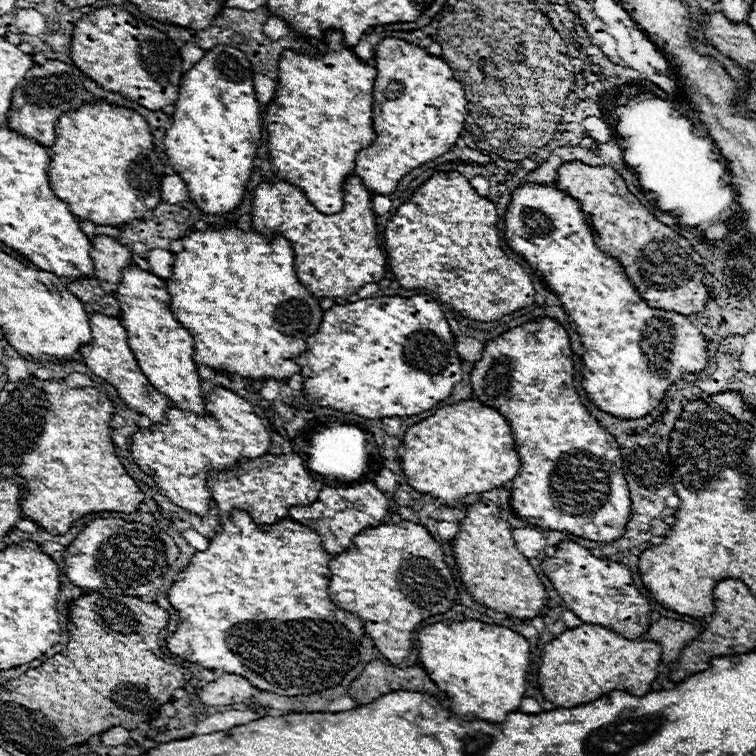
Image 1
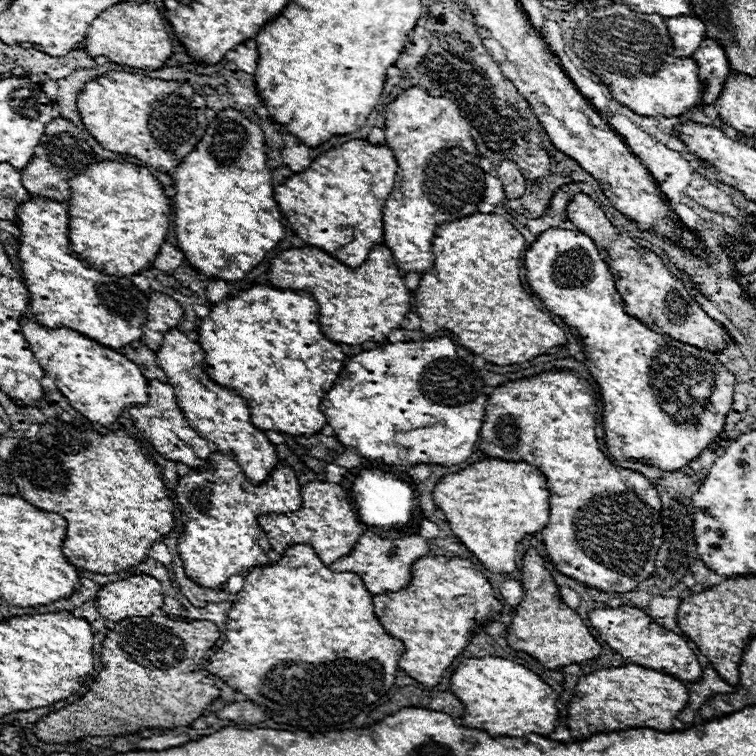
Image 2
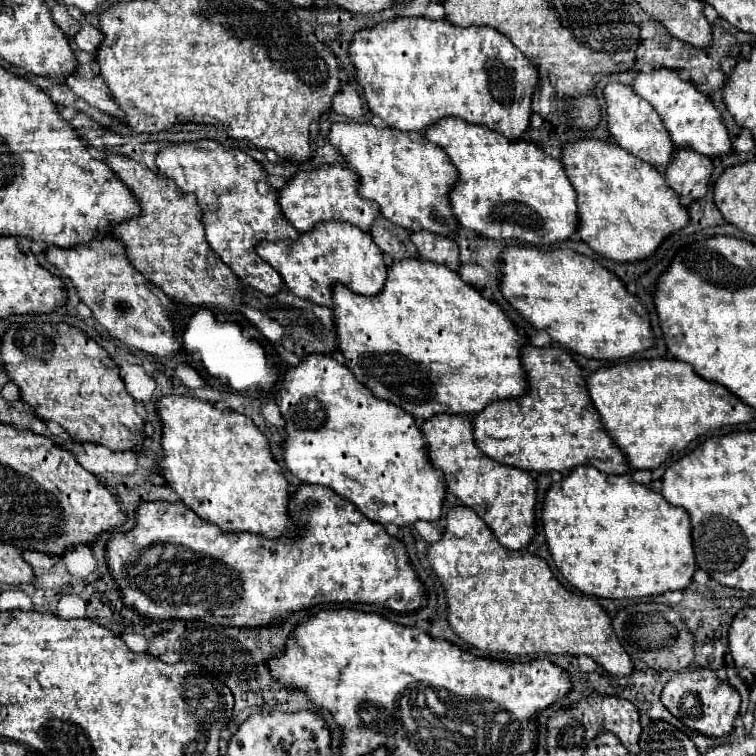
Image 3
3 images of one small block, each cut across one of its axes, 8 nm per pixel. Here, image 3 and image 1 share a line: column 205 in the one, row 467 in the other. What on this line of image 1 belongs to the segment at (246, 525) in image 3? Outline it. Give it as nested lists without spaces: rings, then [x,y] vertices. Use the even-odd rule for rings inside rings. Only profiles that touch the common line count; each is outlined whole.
[[[462,400],[438,408],[432,416],[412,424],[404,432],[402,444],[400,466],[408,484],[450,506],[458,504],[466,494],[480,494],[504,486],[520,470],[512,428],[498,410],[478,400]]]

